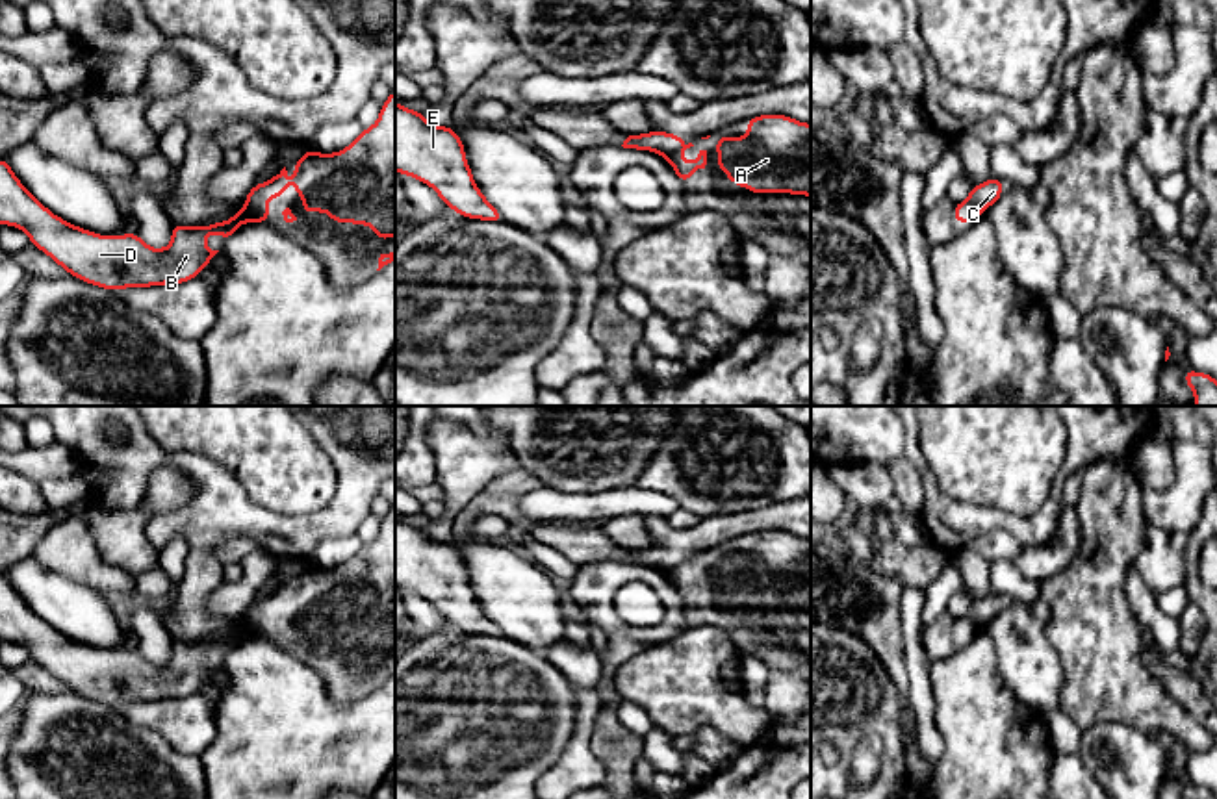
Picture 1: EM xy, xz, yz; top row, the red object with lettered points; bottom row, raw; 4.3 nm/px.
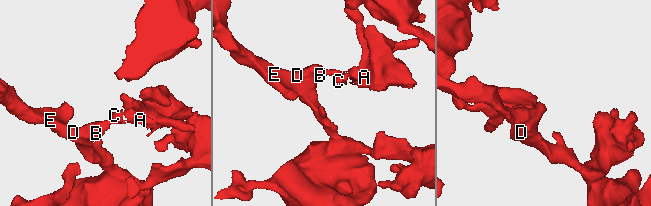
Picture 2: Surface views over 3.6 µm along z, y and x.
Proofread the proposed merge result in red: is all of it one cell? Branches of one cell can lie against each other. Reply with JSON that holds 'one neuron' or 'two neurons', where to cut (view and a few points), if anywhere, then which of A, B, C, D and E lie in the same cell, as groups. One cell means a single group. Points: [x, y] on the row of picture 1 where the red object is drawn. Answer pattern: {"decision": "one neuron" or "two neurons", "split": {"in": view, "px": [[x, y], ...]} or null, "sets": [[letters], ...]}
{"decision": "two neurons", "split": {"in": "xy", "px": [[245, 202], [264, 219]]}, "sets": [["A", "C"], ["B", "D", "E"]]}

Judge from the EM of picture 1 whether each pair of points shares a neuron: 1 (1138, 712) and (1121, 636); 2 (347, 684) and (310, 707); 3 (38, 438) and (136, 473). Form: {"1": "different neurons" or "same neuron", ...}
{"1": "same neuron", "2": "different neurons", "3": "different neurons"}

